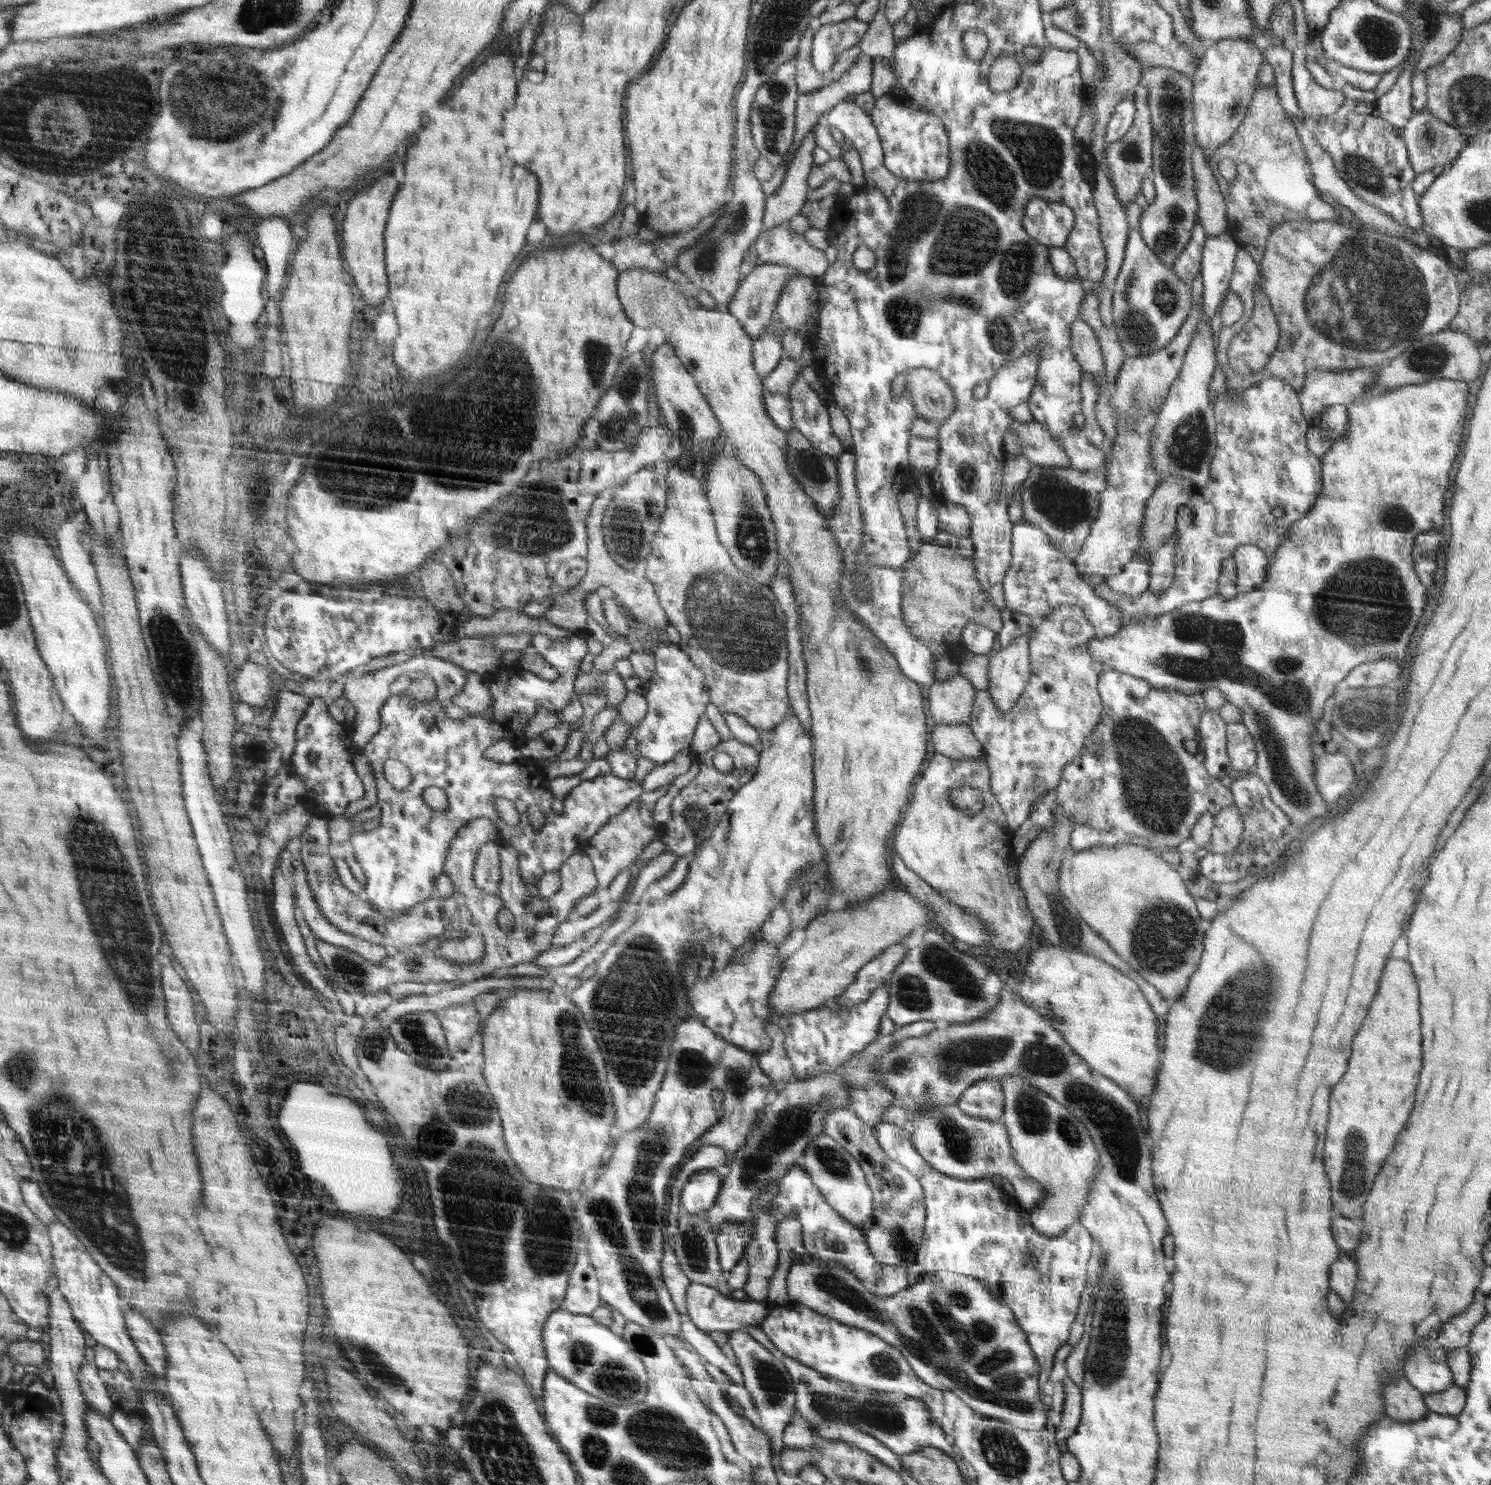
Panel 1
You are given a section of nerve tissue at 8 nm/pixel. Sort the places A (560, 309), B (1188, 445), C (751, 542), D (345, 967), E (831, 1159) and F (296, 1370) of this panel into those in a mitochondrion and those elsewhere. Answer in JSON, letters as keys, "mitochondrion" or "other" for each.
{"A":"other","B":"mitochondrion","C":"mitochondrion","D":"mitochondrion","E":"mitochondrion","F":"other"}

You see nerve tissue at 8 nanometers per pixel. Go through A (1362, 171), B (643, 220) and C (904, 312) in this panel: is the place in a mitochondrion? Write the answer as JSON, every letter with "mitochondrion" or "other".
{"A":"mitochondrion","B":"other","C":"mitochondrion"}

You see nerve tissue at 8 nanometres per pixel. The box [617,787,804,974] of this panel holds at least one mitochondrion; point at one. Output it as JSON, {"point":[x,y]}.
{"point":[695,815]}

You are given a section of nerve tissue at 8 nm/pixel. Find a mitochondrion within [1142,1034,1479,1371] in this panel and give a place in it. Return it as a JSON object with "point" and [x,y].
{"point":[1353,1182]}

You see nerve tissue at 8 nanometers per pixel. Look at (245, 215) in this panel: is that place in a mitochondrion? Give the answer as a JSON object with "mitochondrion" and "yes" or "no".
{"mitochondrion":"no"}

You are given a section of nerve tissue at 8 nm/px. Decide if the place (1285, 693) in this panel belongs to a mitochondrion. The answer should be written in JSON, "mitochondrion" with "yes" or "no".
{"mitochondrion":"yes"}

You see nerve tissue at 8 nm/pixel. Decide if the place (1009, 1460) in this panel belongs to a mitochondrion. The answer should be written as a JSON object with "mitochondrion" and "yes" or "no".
{"mitochondrion":"yes"}

